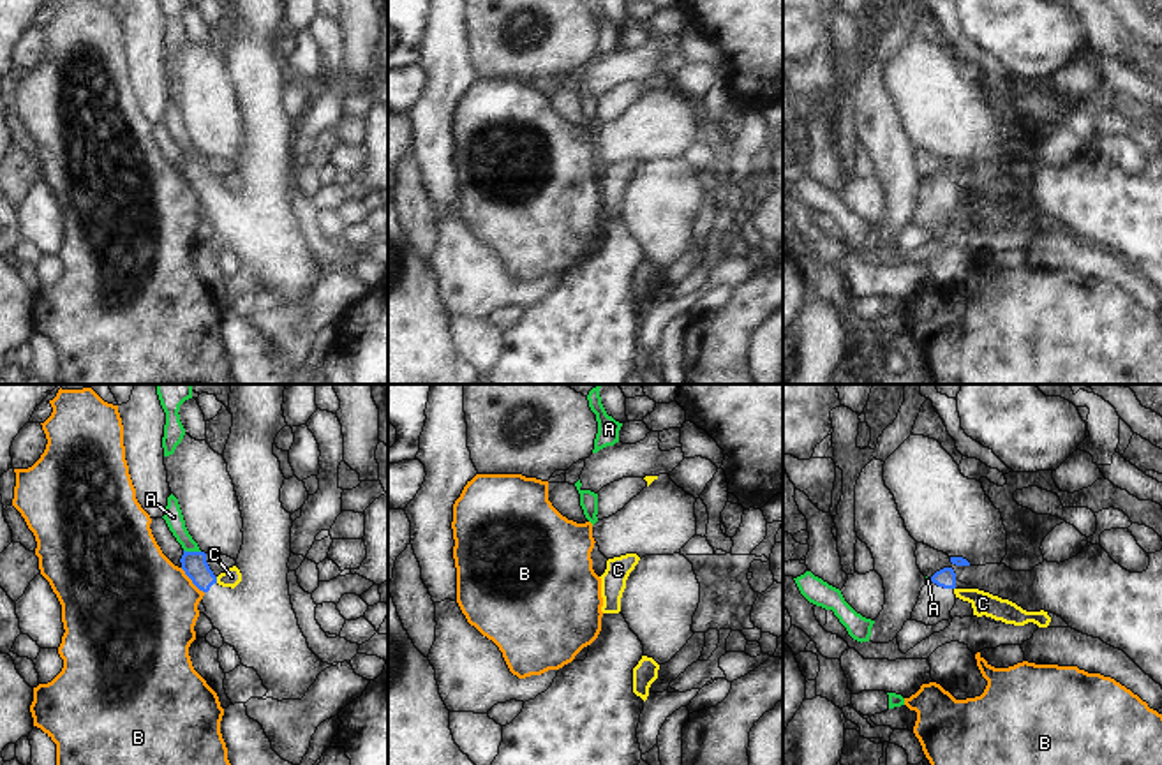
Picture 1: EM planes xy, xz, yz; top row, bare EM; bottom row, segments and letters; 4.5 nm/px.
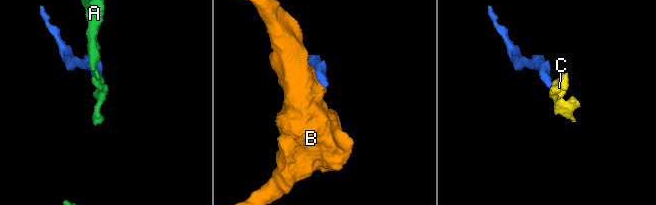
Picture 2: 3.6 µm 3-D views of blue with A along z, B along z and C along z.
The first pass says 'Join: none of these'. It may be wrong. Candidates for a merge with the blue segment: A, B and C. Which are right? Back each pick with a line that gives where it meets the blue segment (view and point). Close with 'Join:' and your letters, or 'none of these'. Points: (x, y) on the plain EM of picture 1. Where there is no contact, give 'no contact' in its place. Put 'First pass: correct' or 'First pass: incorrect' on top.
First pass: correct
Join: none of these

